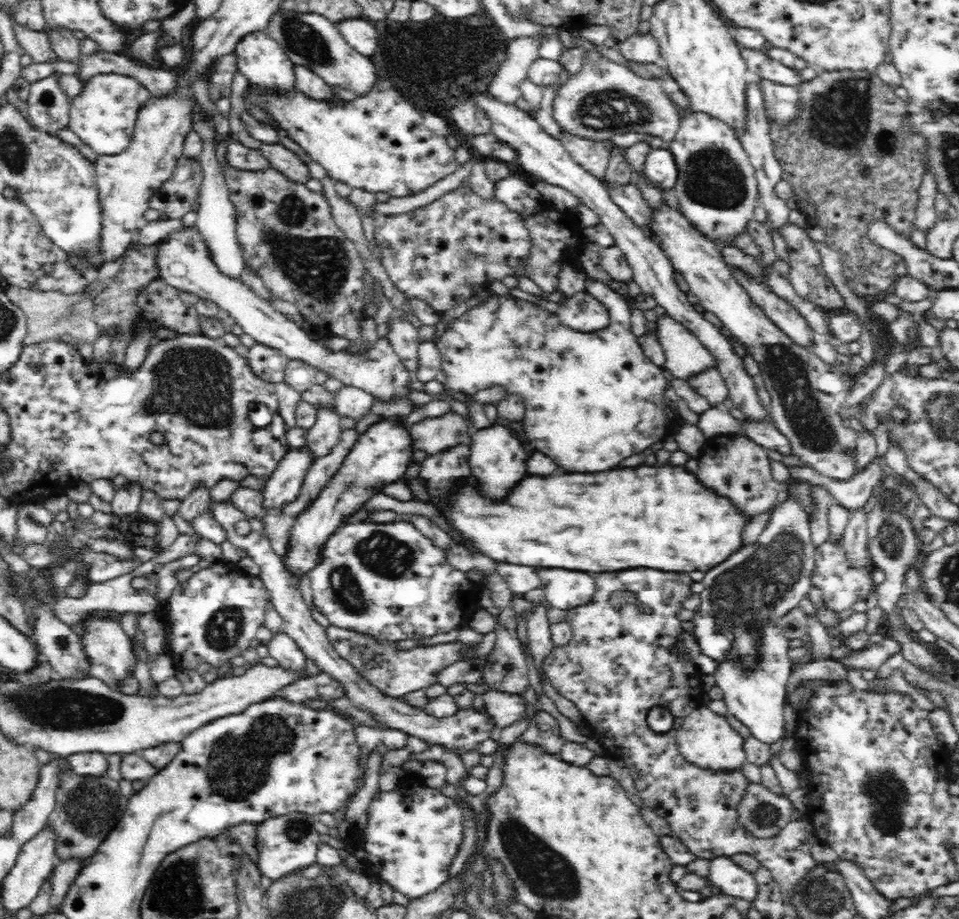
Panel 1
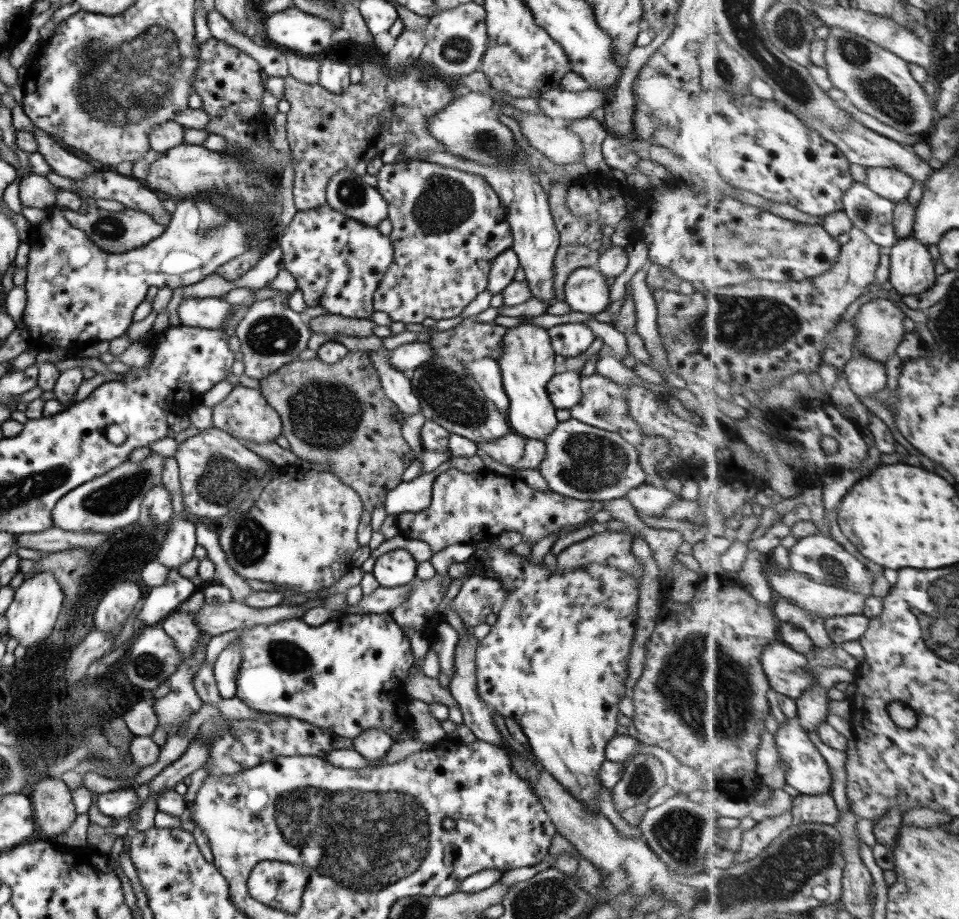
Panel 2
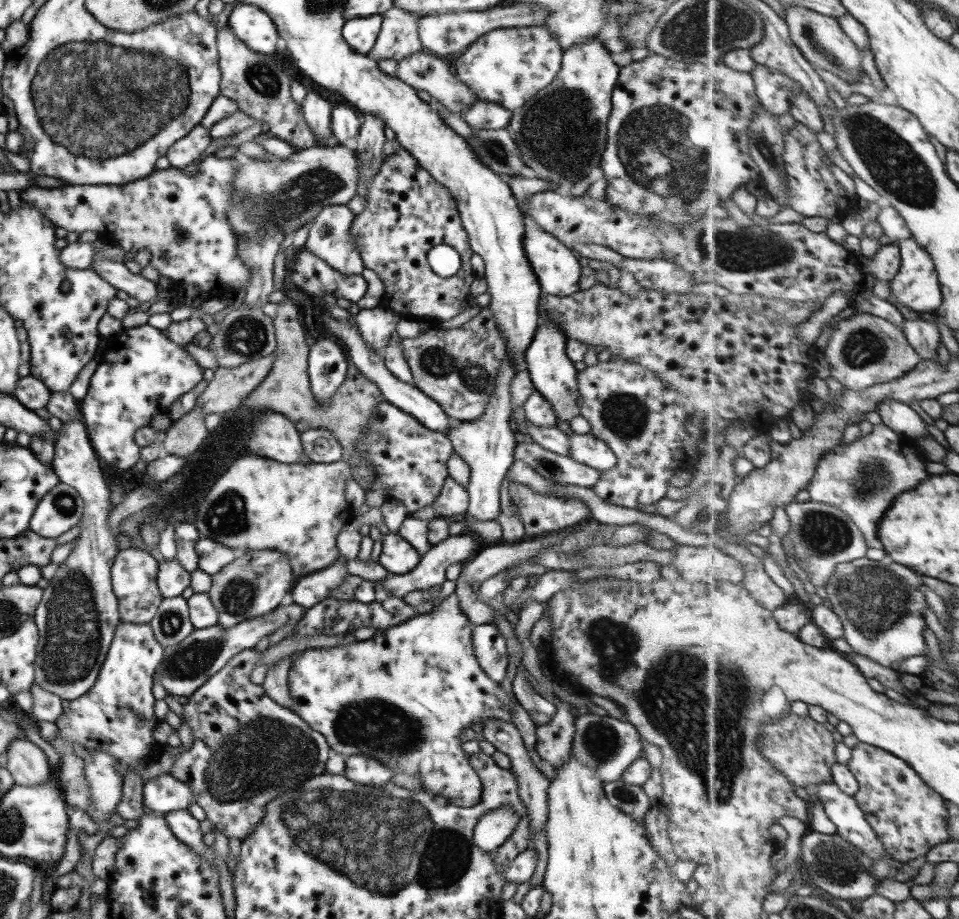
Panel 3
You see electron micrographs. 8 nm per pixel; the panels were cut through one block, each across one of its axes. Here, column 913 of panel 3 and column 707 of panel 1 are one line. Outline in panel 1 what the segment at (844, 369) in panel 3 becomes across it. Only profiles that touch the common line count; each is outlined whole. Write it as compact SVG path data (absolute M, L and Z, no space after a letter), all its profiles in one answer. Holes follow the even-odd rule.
M670 315L658 317L654 333L658 335L660 346L662 346L666 355L666 362L664 362L662 368L668 374L672 375L672 378L688 382L690 377L704 373L706 369L716 369L717 364L720 363L714 356L714 353L708 347L704 347L703 343L700 343L698 337Z

